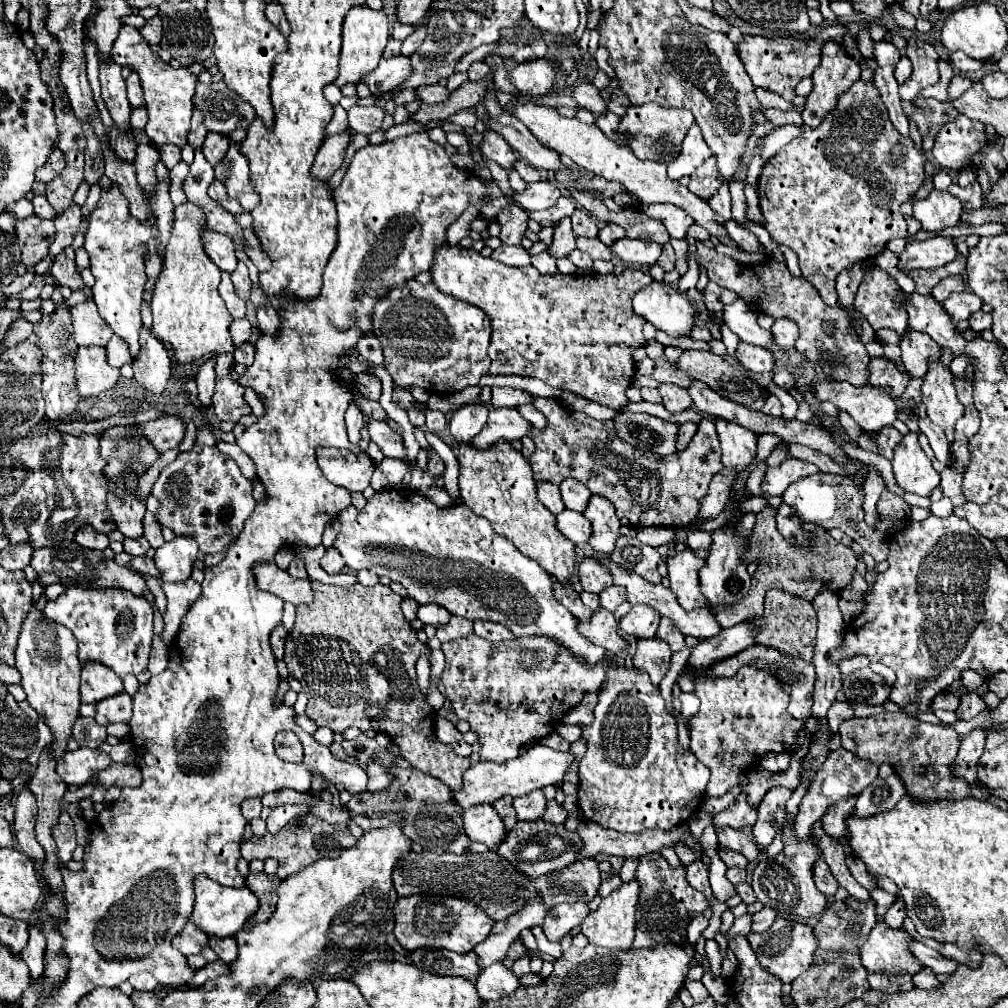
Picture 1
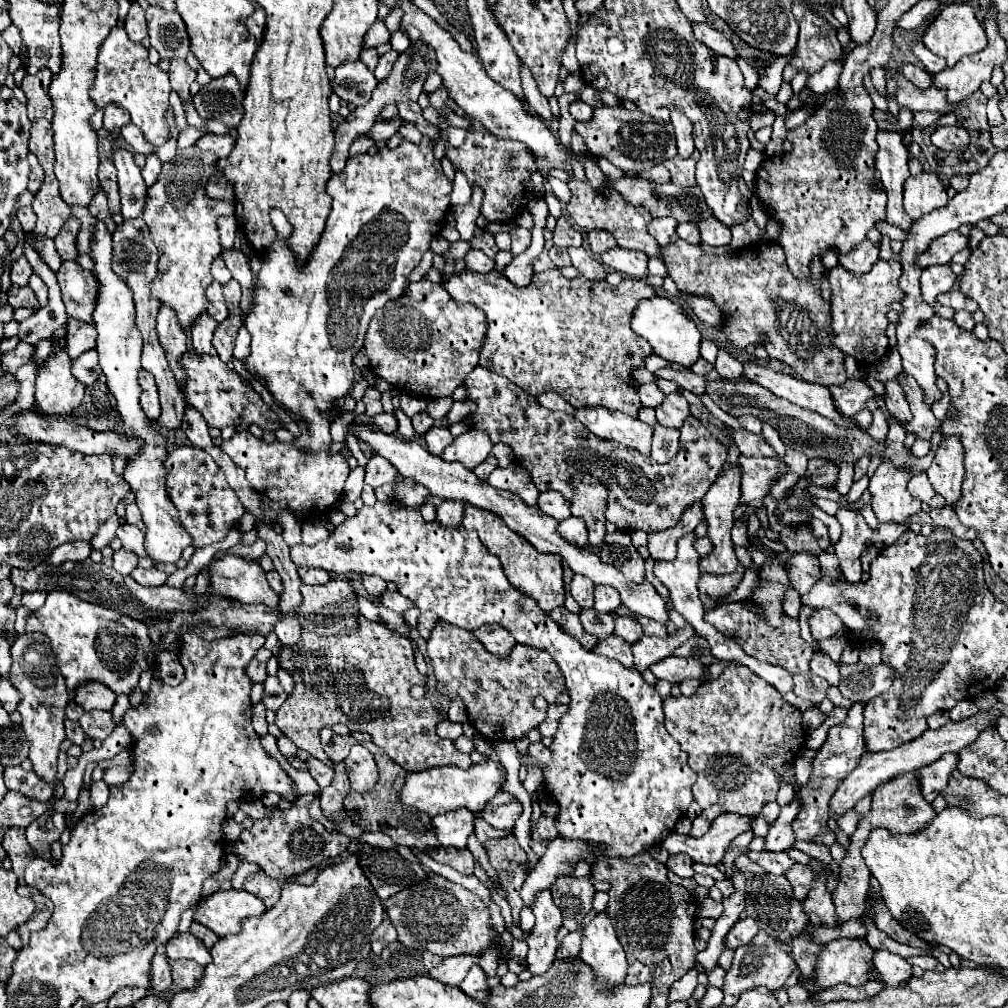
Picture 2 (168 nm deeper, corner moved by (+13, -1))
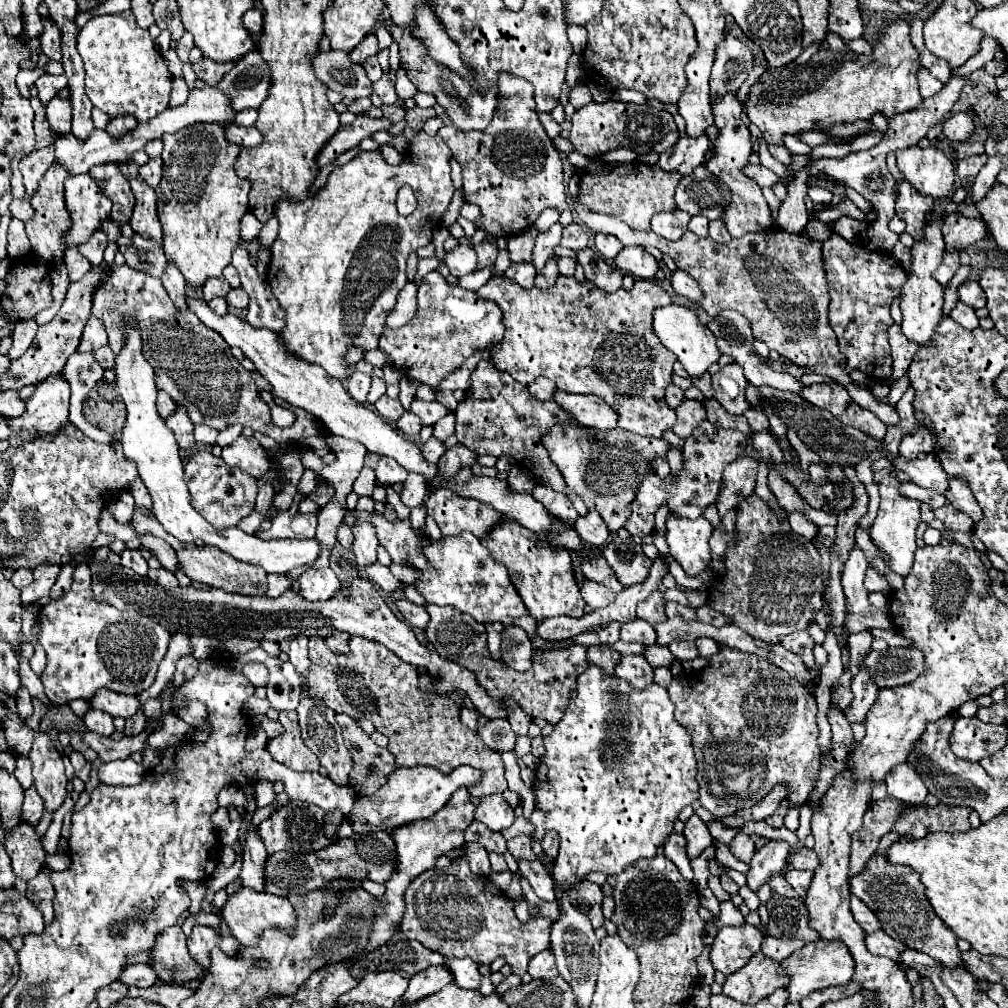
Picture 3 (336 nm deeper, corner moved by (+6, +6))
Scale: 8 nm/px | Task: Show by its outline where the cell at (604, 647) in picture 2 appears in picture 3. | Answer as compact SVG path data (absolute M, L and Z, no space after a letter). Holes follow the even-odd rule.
M622 654L618 664L616 664L616 672L614 672L618 678L630 682L632 686L636 688L642 688L642 686L648 686L654 678L654 672L652 672L652 666L644 660L644 656L638 656L638 654Z

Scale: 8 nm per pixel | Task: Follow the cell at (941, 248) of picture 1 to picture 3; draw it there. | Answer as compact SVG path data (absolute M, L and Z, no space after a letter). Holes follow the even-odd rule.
M950 214L946 218L946 252L960 252L988 234L984 220L966 218L962 214Z

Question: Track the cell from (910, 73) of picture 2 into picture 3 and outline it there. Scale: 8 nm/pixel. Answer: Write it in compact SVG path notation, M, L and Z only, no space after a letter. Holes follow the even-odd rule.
M918 68L918 72L916 72L916 76L918 76L918 84L920 84L920 94L922 94L922 98L930 98L930 96L934 96L940 88L942 88L942 82L940 80L936 80L926 68Z

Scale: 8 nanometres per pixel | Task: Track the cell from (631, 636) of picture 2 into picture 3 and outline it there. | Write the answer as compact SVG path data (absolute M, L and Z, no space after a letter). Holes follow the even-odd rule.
M634 620L634 622L622 624L620 638L624 642L642 642L644 646L652 646L656 642L656 632L654 632L654 628L648 622Z

